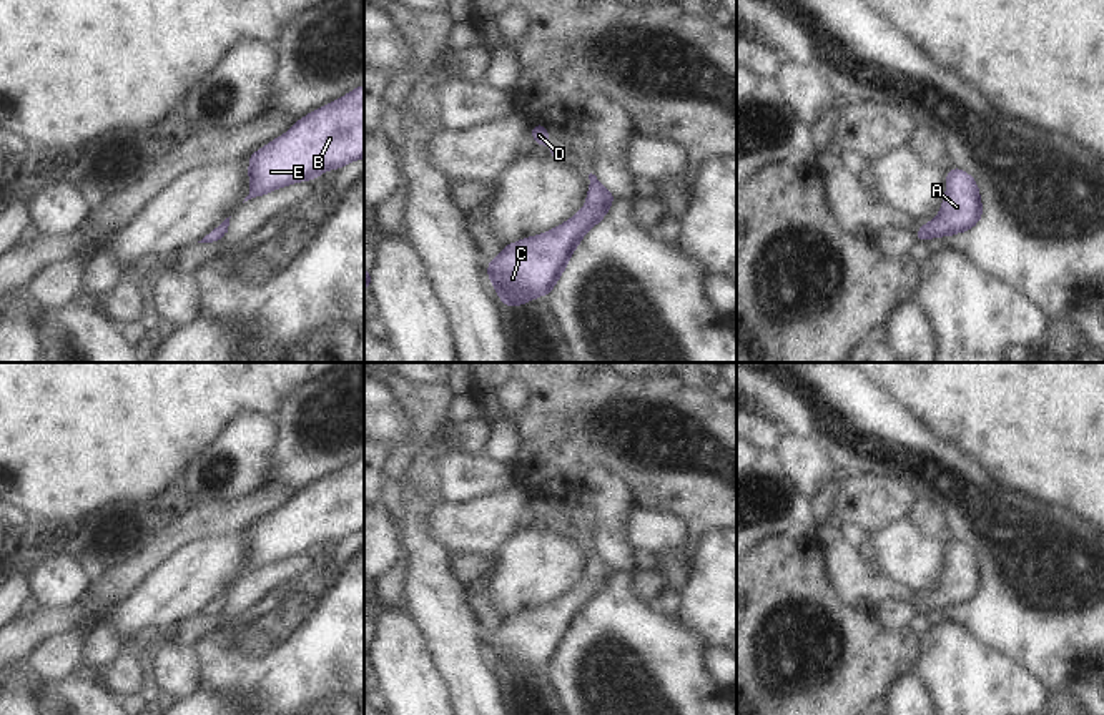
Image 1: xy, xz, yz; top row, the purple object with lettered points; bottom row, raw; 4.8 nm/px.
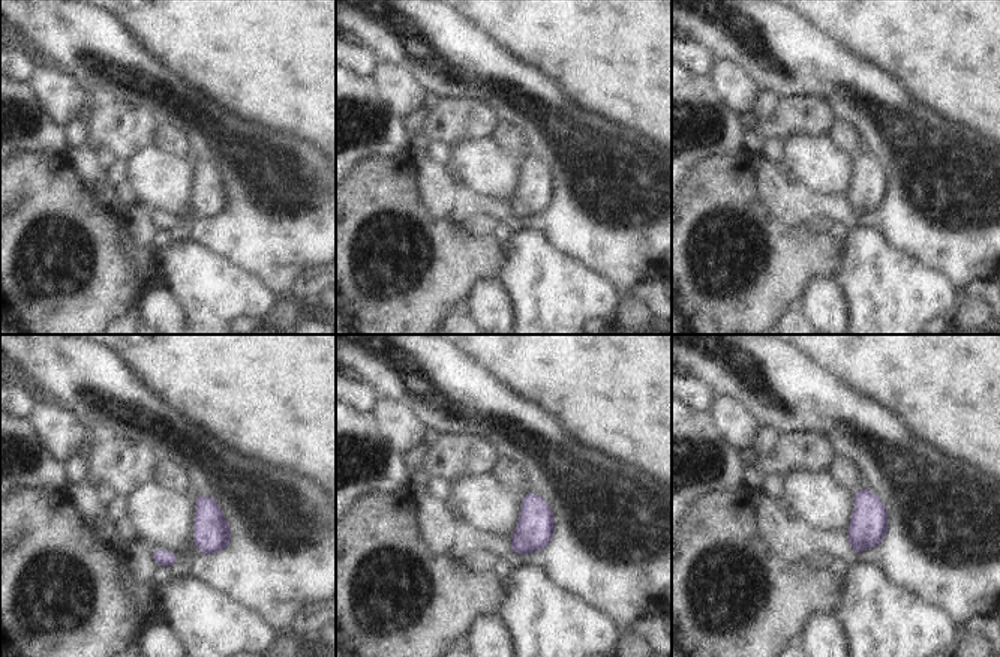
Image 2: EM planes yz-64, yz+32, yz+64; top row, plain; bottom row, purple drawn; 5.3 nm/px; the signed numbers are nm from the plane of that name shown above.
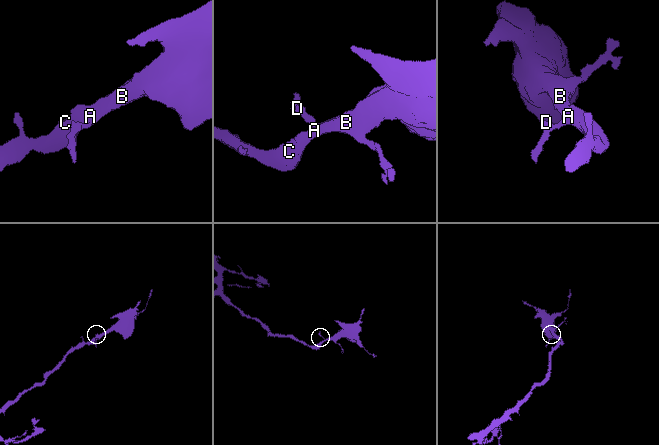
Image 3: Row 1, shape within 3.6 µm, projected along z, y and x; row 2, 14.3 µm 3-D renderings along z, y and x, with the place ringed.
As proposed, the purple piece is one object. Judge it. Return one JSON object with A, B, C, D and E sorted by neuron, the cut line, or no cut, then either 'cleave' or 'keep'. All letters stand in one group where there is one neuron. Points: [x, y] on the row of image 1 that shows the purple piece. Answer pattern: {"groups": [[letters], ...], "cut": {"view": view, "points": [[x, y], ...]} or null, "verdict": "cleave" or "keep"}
{"groups": [["A", "B", "C", "D", "E"]], "cut": null, "verdict": "keep"}

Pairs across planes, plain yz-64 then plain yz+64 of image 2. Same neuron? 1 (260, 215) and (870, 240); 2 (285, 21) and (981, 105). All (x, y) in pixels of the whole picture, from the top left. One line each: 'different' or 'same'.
1: different
2: same

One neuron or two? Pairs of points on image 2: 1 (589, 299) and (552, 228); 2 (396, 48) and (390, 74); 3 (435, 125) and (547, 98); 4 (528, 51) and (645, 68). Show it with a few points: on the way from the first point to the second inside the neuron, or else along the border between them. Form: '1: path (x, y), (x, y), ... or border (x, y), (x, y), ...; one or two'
1: border (538, 234), (558, 251), (597, 273); two
2: border (380, 59), (404, 66), (420, 86); two
3: border (459, 98), (485, 102), (498, 120); two
4: path (556, 51), (616, 51); one

